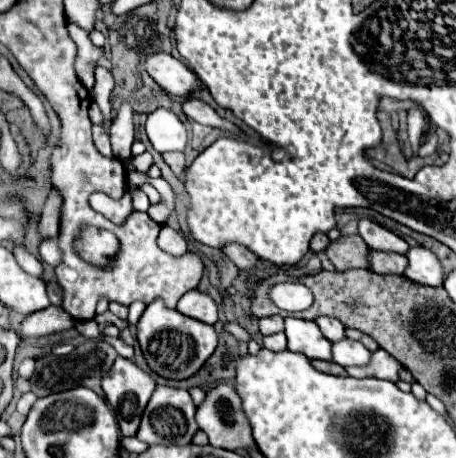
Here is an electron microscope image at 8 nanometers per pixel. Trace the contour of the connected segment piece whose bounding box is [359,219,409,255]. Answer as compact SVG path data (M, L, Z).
M371 219L359 221L359 235L365 239L365 243L371 249L377 249L377 251L393 251L393 253L401 253L401 255L405 255L409 251L409 245L401 237L397 237L389 229L373 223Z

